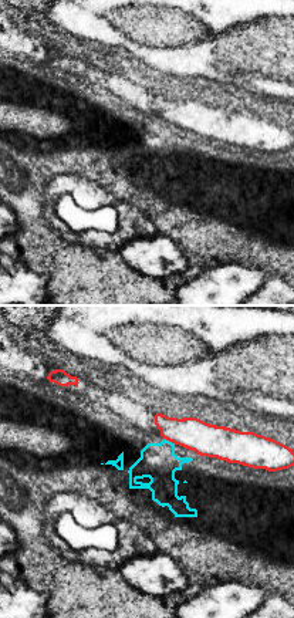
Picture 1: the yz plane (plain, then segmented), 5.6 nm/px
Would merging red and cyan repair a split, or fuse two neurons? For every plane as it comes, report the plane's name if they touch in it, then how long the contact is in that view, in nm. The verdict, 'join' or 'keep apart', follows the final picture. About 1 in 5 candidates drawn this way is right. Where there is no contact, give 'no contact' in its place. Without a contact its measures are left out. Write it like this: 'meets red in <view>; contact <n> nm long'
meets red in yz; contact 50 nm long

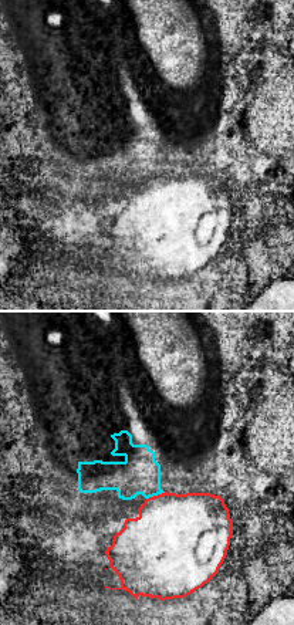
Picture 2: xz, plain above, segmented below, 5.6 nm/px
meets red in xz; contact 120 nm long

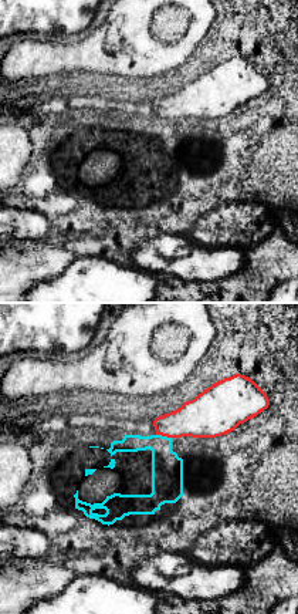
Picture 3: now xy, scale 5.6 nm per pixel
meets red in xy; contact 90 nm long

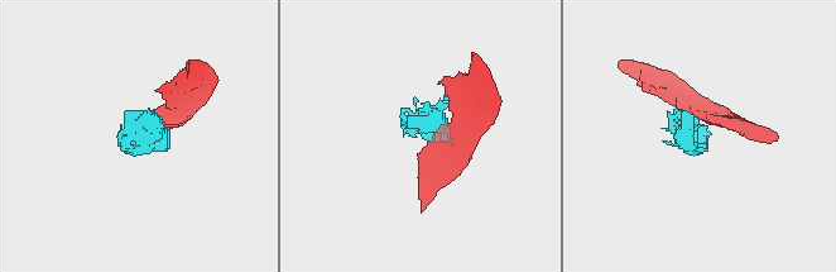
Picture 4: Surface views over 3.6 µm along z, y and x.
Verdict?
keep apart

